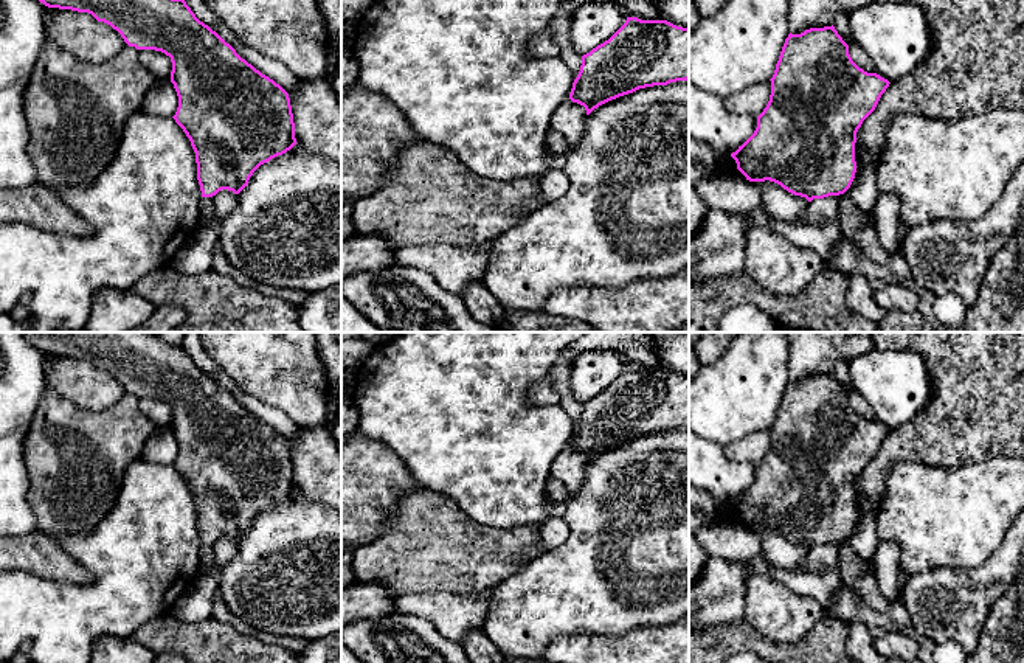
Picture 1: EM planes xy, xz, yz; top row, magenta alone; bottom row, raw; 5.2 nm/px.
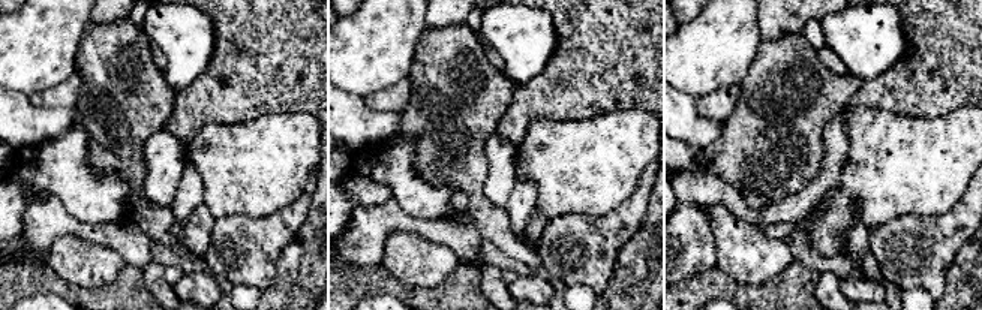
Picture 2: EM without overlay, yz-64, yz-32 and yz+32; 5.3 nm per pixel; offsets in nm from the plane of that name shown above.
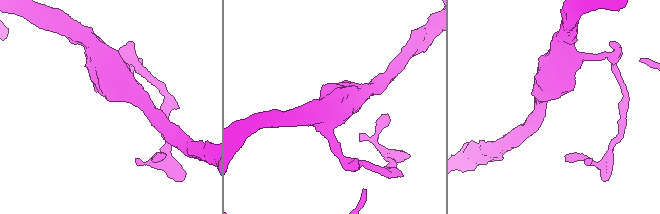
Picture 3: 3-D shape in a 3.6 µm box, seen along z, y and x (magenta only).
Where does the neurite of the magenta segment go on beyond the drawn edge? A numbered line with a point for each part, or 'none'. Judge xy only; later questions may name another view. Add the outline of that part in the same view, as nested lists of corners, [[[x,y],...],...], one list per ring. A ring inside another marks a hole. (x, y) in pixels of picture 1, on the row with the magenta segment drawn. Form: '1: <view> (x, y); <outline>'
1: xy (207, 215); [[[214,196],[213,197],[202,197],[197,228],[202,228],[202,227],[205,227],[205,225],[208,225],[211,222],[219,222],[216,219],[214,211],[213,211],[213,199],[214,199]]]

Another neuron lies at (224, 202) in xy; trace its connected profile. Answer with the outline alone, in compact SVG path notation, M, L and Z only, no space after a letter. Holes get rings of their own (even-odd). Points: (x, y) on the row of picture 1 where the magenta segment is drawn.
M228 189L219 191L213 199L213 211L220 222L237 207L237 194Z

